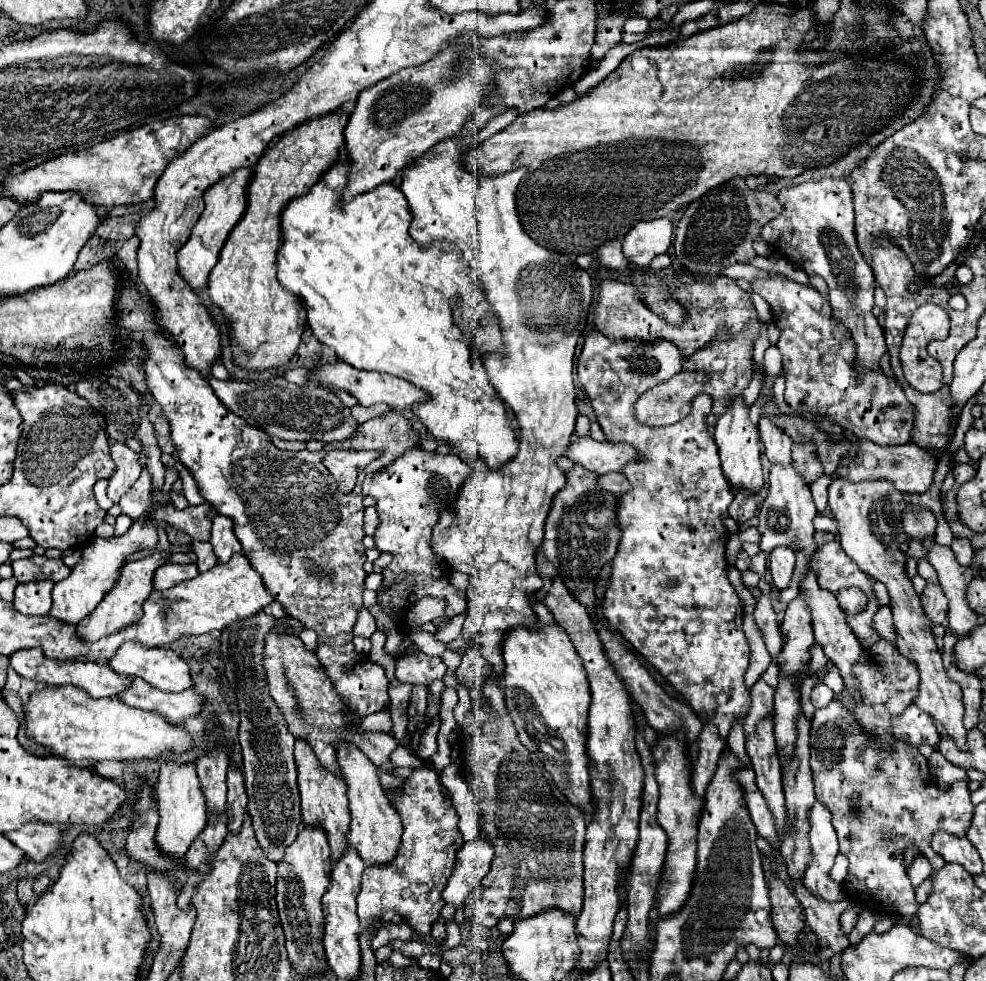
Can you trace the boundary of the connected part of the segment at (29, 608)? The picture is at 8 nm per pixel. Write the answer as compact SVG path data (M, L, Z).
M44 580L40 582L40 586L18 586L16 598L14 598L16 610L26 616L48 614L52 606L52 600L50 600L52 588L54 588L52 580Z

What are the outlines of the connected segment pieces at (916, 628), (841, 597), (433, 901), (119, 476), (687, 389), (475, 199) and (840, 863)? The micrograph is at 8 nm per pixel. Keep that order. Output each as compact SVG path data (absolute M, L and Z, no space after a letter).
M834 478L830 484L830 498L828 506L832 516L838 522L838 538L842 550L858 564L862 572L876 578L888 588L890 608L894 616L894 630L896 630L896 646L898 650L916 662L920 672L920 692L916 706L938 720L948 736L954 740L958 750L970 752L966 744L966 728L962 724L962 692L958 684L954 684L944 670L942 656L934 642L934 636L926 628L926 618L922 616L920 598L914 592L912 580L906 574L906 556L898 550L902 542L906 542L906 534L902 530L902 512L904 512L904 498L890 482L860 482L852 484L842 478Z
M844 588L838 592L838 604L844 612L848 612L848 616L854 616L856 612L862 612L868 604L868 598L862 590L858 588Z
M420 768L414 770L412 778L408 778L404 782L404 794L398 796L394 792L394 800L396 800L396 810L402 818L402 826L404 826L404 834L402 834L402 846L396 854L396 858L390 864L384 866L370 866L364 870L362 876L362 890L358 894L358 916L360 916L360 924L362 930L370 930L374 928L374 934L388 922L392 924L400 924L406 922L416 934L420 934L422 938L428 938L432 932L432 924L438 920L440 910L442 910L442 890L446 888L446 882L456 866L456 852L462 848L464 840L462 834L458 832L458 816L456 810L452 806L452 802L442 794L442 784L438 780L438 776L430 770L430 768Z
M114 444L110 446L110 452L114 452L114 462L118 464L118 468L110 478L108 498L112 502L118 502L124 496L124 492L128 492L132 484L138 480L140 464L138 464L138 454L132 452L126 444Z
M754 320L746 324L740 336L718 340L710 348L704 348L702 352L696 352L694 356L686 358L682 364L682 370L672 376L666 384L654 386L650 392L642 394L636 402L636 418L642 424L648 426L668 426L682 418L686 418L692 410L692 400L696 394L708 394L712 398L712 412L706 416L708 426L714 426L718 418L726 412L728 404L734 398L740 398L750 384L752 378L752 346L758 338L760 322Z
M496 96L488 100L488 108L482 108L470 120L470 126L462 130L454 140L444 140L430 148L428 154L414 160L402 172L400 190L404 192L410 210L414 214L414 222L410 224L410 234L418 244L430 244L434 240L446 238L462 250L462 256L474 278L484 284L486 298L490 300L494 312L500 320L500 332L504 338L504 352L486 354L484 364L488 370L490 384L498 390L500 398L514 410L522 440L520 452L514 460L502 466L502 470L490 470L482 460L470 460L470 478L462 484L460 496L450 512L444 512L434 526L432 534L432 550L440 558L444 558L452 570L464 572L470 576L468 580L468 616L462 628L462 638L466 644L476 644L492 666L492 674L502 678L504 660L502 660L502 644L504 636L514 628L538 628L536 612L532 610L530 596L542 588L542 578L536 572L536 550L544 540L544 522L552 506L552 498L556 492L564 488L564 472L558 468L556 460L564 456L570 446L570 436L574 434L574 422L578 416L574 398L574 350L580 334L586 328L588 308L594 296L594 284L586 270L578 270L574 260L566 254L550 252L538 246L524 230L516 212L516 188L526 174L526 168L518 168L498 178L476 178L472 172L462 168L462 154L466 148L462 142L478 132L490 118L502 114L504 110L492 106L498 102Z
M838 854L838 856L836 856L836 862L834 862L832 870L830 870L830 878L832 878L834 882L844 882L844 878L846 878L846 868L848 868L848 860L846 860L842 854Z

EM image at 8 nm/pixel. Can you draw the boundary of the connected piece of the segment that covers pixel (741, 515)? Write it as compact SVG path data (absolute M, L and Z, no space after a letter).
M740 492L740 494L734 496L734 502L730 504L728 514L738 524L744 524L744 522L748 522L756 514L756 506L758 506L758 500L754 496L750 496L746 492Z

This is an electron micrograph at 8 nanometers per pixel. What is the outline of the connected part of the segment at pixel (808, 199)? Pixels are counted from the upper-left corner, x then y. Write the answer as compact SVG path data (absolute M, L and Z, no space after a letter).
M842 178L804 182L780 190L778 202L782 204L782 214L762 228L762 238L776 246L774 250L780 252L782 258L790 260L806 274L814 272L826 280L834 318L844 322L856 342L858 368L878 368L880 356L886 354L886 342L882 326L872 314L876 282L870 264L864 260L856 244L852 190L848 182Z

